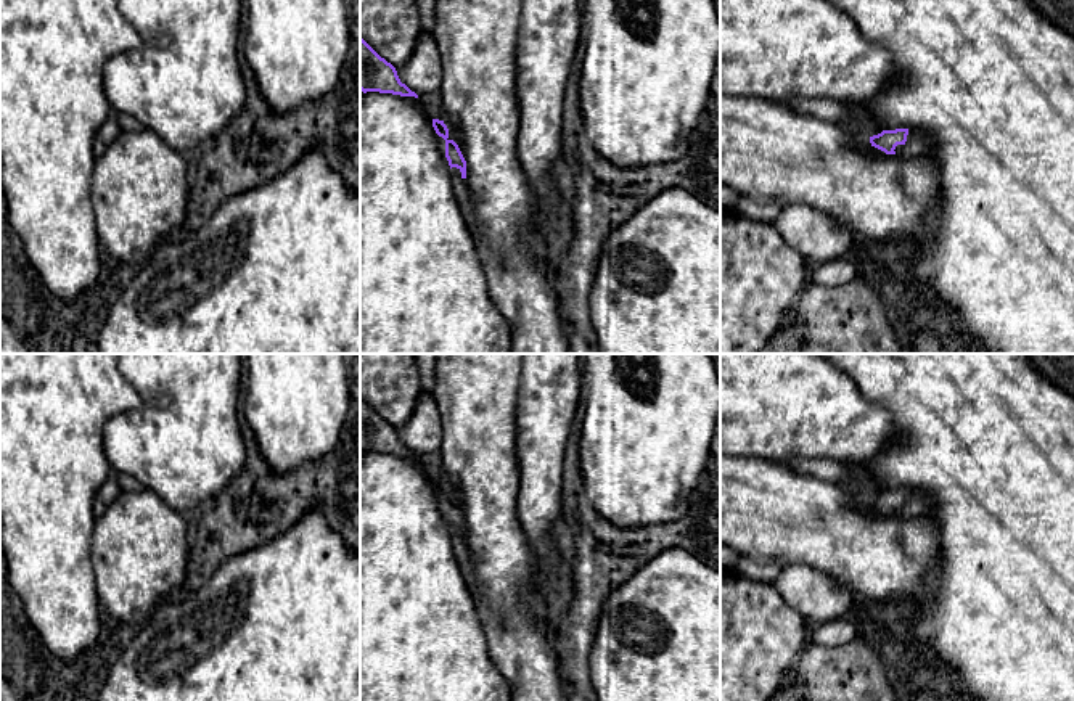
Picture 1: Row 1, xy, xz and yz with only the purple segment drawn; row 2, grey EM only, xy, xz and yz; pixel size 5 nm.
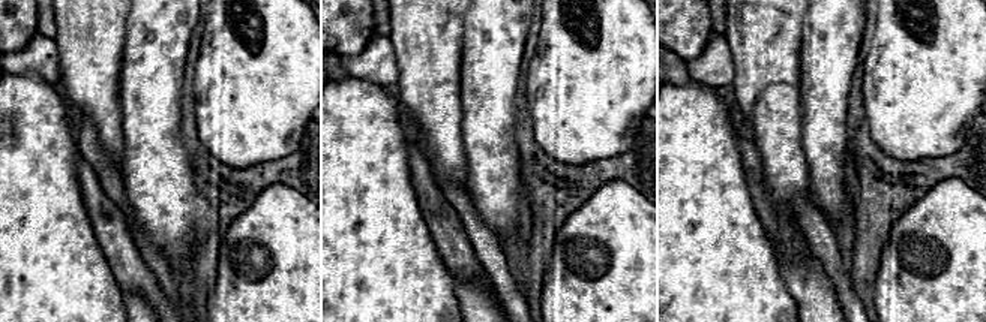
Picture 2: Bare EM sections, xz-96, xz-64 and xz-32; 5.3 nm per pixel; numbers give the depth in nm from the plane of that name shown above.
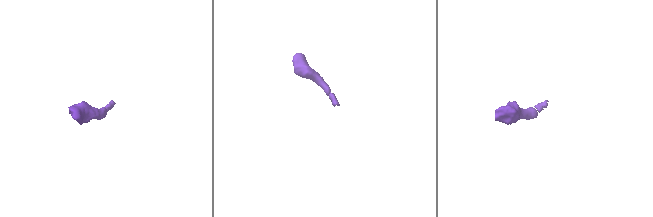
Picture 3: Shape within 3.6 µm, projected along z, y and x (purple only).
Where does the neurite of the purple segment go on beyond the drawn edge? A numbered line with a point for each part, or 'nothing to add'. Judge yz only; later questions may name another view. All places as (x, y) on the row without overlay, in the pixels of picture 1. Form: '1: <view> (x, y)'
1: yz (917, 504)

